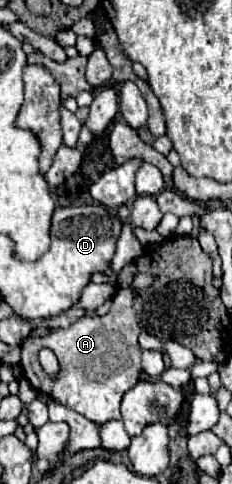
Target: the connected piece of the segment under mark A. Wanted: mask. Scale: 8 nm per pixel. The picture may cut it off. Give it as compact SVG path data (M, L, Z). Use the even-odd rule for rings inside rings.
M118 289L112 297L110 311L102 317L84 317L68 329L58 329L46 337L28 337L22 343L22 371L30 385L56 399L64 407L84 415L86 419L102 425L112 419L120 419L122 395L136 385L142 365L140 365L140 345L138 345L140 325L136 321L136 311L132 305L132 289ZM48 347L56 353L60 361L58 379L50 379L40 363L38 351Z

